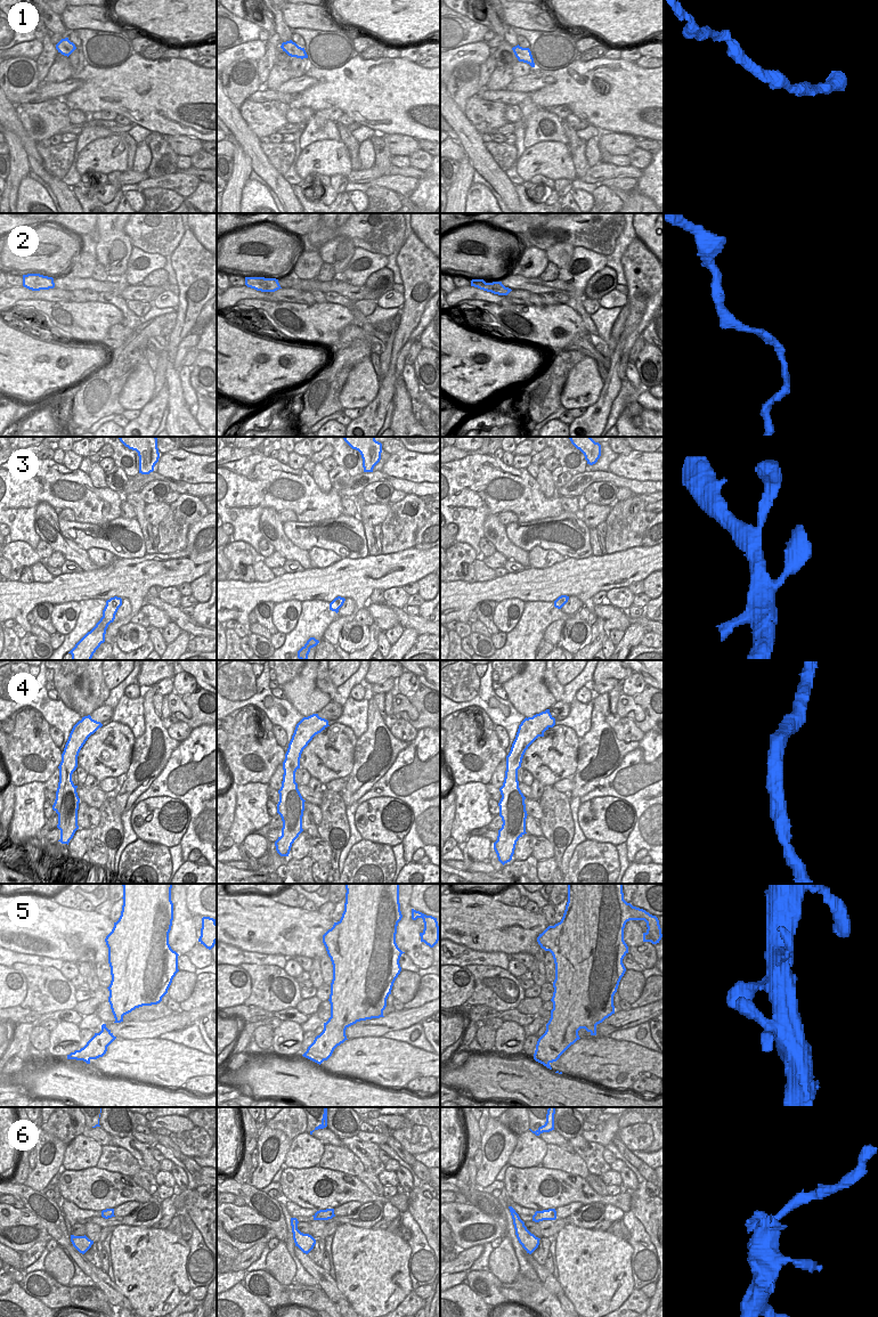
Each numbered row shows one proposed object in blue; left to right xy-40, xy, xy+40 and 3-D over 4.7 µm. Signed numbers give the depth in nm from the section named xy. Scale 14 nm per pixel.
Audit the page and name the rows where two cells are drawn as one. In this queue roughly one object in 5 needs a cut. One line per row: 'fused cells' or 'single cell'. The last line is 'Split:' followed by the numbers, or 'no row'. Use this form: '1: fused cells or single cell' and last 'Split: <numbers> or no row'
1: single cell
2: single cell
3: single cell
4: single cell
5: single cell
6: fused cells
Split: 6

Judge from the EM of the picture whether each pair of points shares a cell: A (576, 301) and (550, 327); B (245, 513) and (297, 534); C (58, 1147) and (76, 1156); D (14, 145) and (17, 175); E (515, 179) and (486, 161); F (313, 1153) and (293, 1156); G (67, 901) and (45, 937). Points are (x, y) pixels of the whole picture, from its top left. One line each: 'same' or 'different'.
A: different
B: different
C: different
D: same
E: different
F: same
G: different

